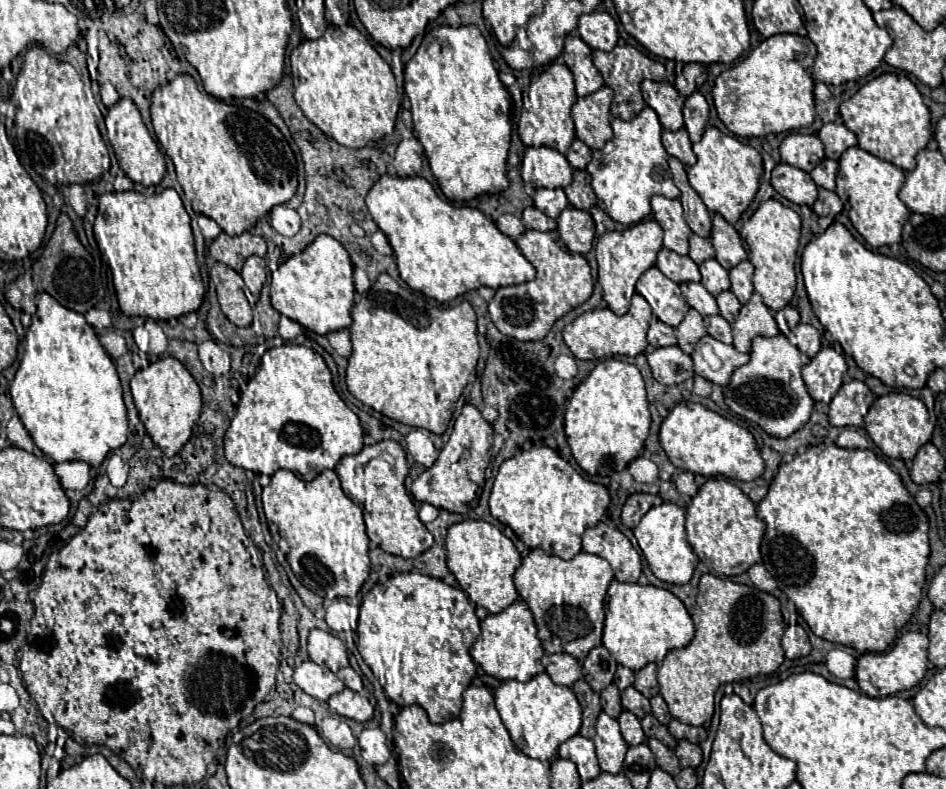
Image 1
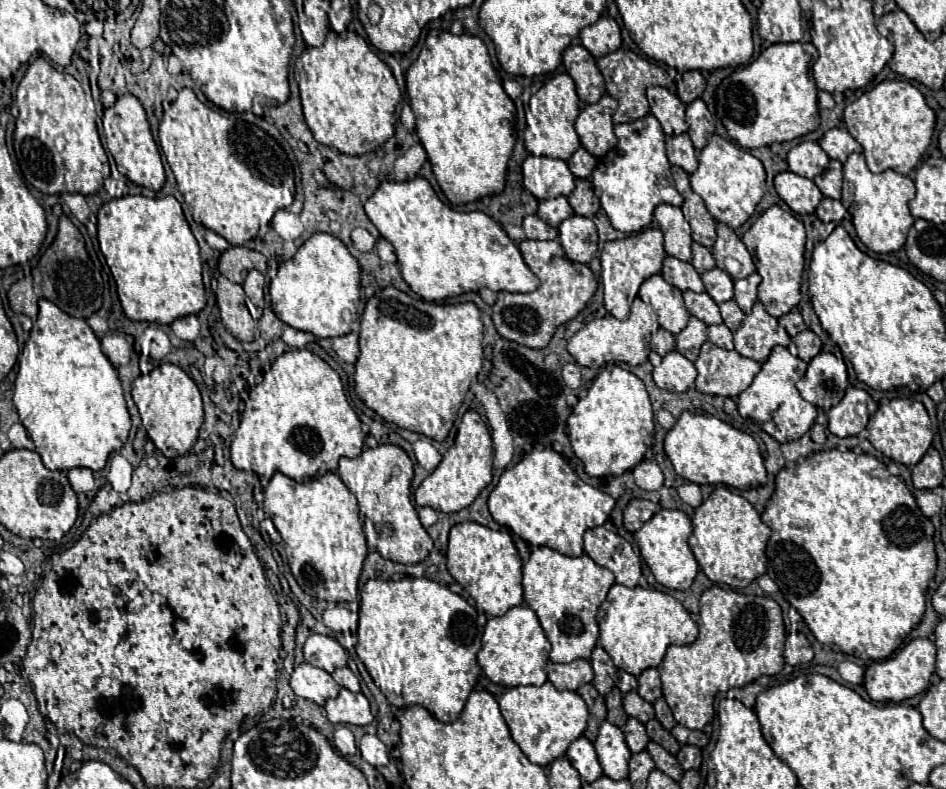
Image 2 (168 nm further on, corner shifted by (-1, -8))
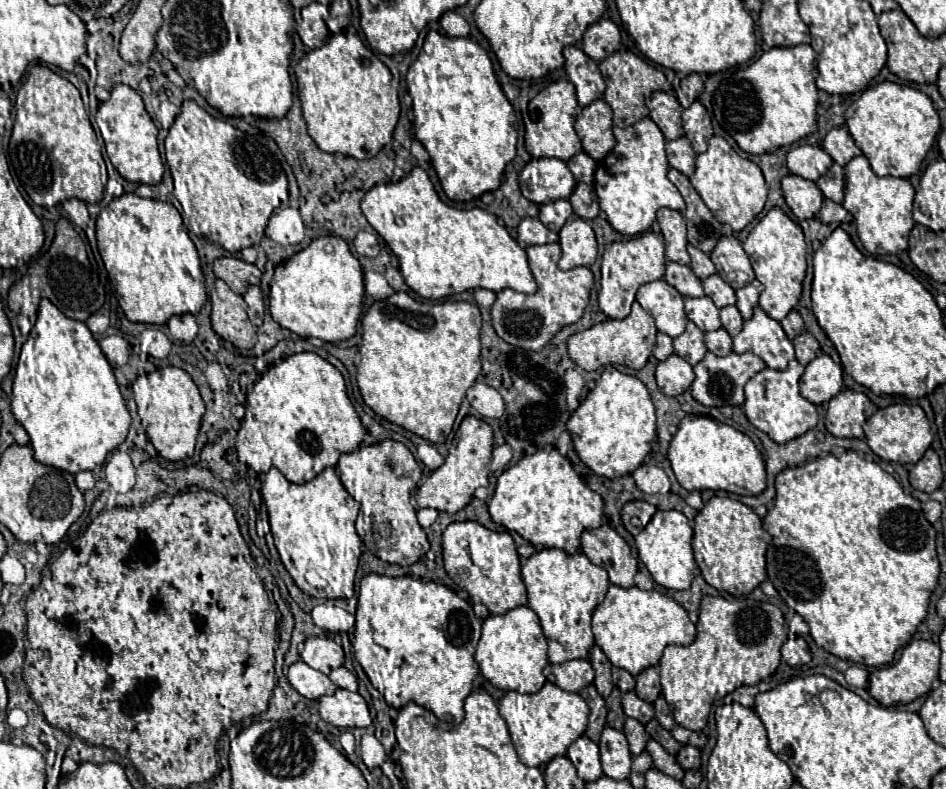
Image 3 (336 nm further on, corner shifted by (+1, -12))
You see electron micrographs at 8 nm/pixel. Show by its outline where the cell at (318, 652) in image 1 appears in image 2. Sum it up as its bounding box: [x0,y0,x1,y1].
[304,634,348,674]

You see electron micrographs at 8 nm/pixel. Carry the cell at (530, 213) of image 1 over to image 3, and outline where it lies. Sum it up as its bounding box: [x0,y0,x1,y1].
[518,218,559,246]

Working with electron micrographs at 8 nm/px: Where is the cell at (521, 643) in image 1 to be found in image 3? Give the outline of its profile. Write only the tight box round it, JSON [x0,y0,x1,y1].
[476,606,548,694]

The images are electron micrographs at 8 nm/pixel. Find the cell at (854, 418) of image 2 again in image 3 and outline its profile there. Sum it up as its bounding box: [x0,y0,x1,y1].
[825,390,878,438]

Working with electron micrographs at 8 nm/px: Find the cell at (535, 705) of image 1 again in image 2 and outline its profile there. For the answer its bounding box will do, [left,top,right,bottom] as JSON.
[500,682,588,766]

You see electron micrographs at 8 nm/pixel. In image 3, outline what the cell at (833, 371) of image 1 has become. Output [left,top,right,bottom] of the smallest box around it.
[800,354,842,406]

